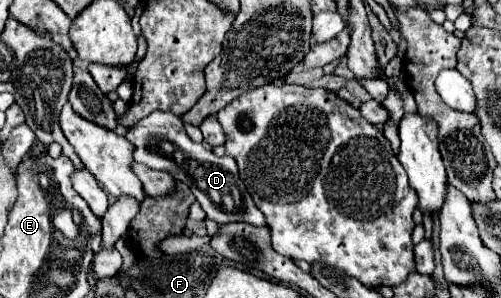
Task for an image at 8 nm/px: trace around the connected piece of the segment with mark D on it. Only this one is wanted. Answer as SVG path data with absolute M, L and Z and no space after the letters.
M155 111L149 117L135 123L135 127L129 129L131 143L135 145L135 161L143 163L151 169L167 171L175 179L187 183L187 187L193 191L195 199L201 203L203 211L207 213L207 219L227 225L233 221L245 221L251 225L265 225L263 213L255 207L251 195L247 193L235 159L229 155L217 157L213 151L205 149L203 143L195 143L187 137L183 129L181 117L165 111Z

